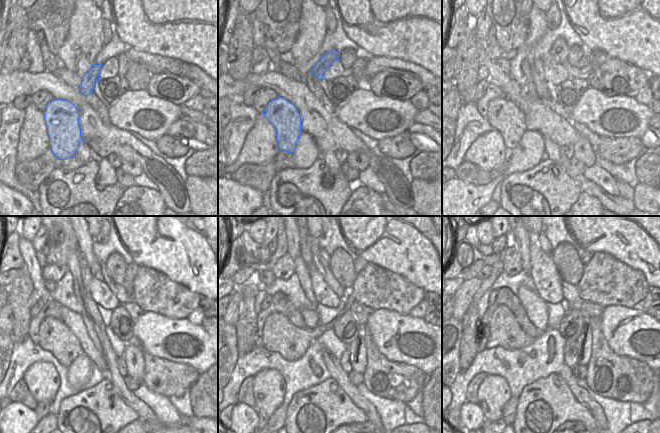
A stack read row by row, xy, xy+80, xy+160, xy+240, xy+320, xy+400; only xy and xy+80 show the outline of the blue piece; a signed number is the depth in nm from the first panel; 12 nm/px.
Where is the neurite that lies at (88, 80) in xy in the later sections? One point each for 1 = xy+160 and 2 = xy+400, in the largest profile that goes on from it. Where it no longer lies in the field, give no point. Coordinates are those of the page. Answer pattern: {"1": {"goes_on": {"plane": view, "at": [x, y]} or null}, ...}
{"1": {"goes_on": {"plane": "xy+160", "at": [558, 54]}}, "2": {"goes_on": {"plane": "xy+400", "at": [567, 260]}}}

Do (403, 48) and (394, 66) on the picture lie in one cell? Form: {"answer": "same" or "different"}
{"answer": "different"}

